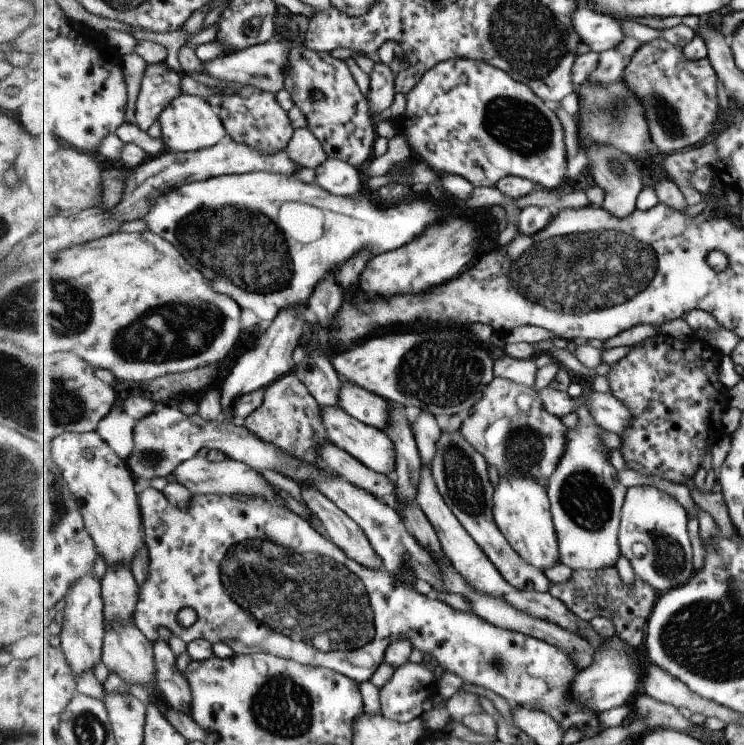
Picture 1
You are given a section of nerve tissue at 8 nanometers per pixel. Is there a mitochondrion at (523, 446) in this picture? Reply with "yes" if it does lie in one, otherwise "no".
yes

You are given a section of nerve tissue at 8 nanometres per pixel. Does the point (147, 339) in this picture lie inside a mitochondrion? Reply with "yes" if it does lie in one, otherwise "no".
yes

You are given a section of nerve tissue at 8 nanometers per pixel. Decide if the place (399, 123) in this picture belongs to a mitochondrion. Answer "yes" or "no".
no

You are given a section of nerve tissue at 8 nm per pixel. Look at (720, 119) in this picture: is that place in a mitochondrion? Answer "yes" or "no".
no

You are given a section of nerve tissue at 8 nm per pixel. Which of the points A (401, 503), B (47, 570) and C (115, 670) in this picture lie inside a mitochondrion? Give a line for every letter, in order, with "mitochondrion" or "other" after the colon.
A: other
B: other
C: other

